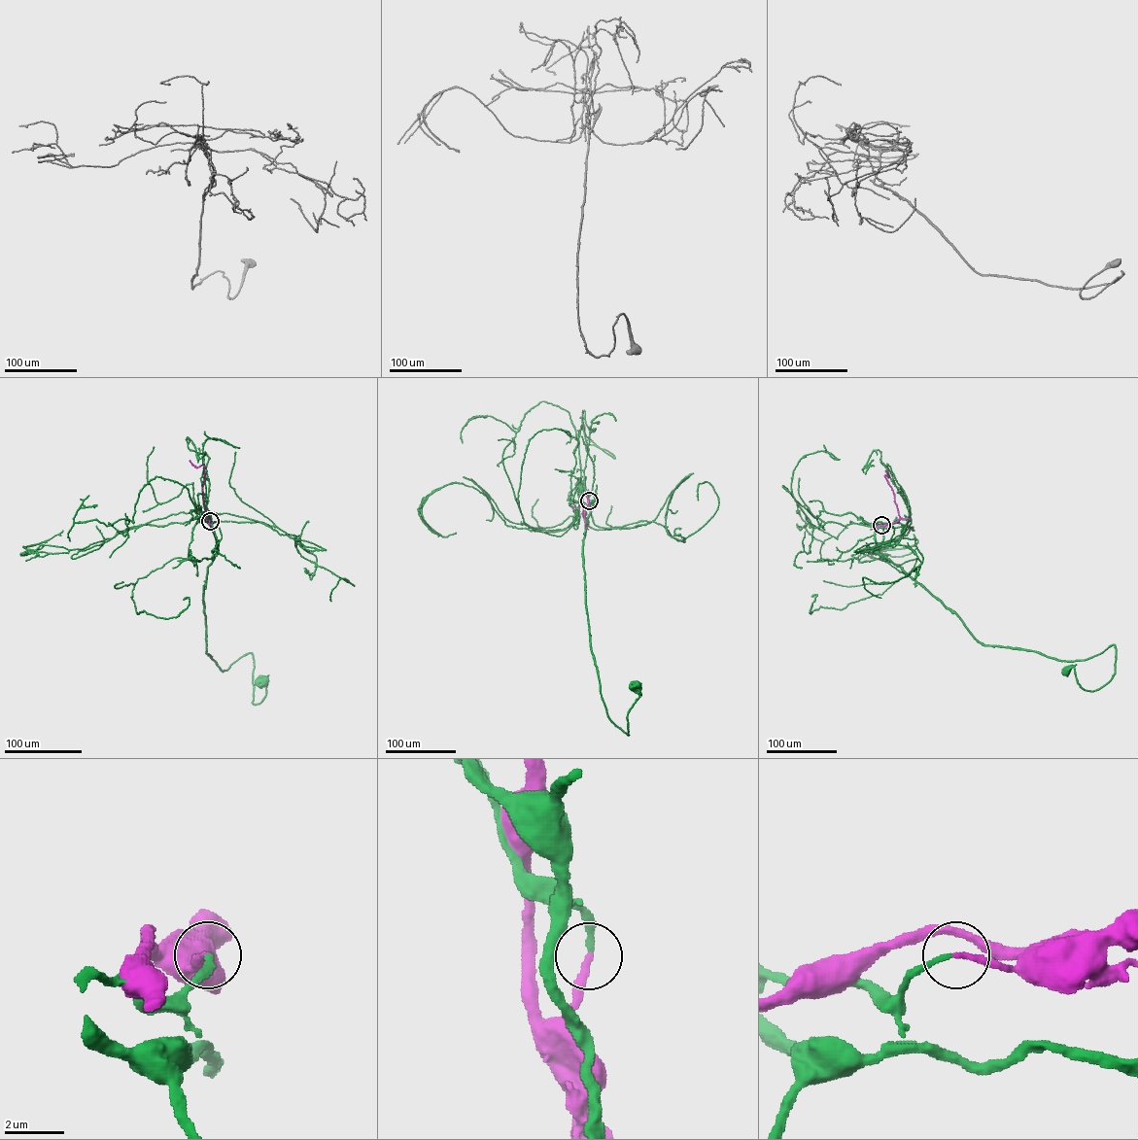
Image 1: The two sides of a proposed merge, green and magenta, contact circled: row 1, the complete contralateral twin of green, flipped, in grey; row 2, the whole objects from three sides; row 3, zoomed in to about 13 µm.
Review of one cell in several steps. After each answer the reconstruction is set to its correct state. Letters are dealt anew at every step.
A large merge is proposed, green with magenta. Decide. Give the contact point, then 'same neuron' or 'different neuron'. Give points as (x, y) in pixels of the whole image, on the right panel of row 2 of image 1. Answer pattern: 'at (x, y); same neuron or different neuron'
at (881, 525); different neuron

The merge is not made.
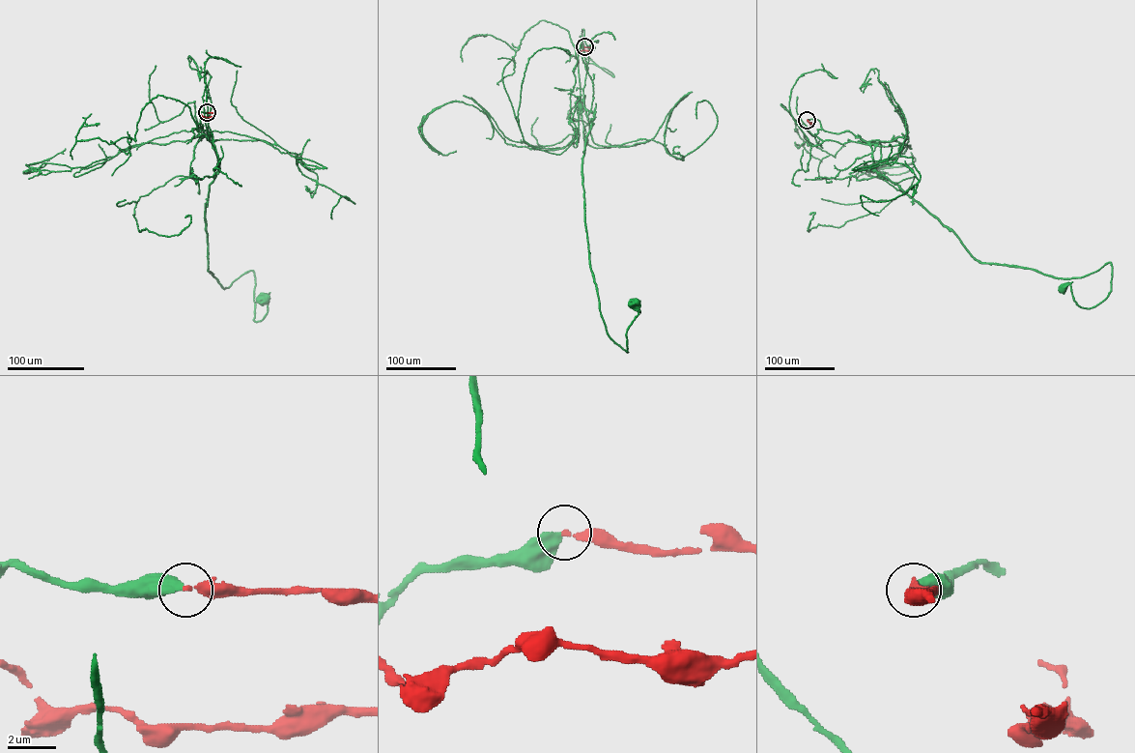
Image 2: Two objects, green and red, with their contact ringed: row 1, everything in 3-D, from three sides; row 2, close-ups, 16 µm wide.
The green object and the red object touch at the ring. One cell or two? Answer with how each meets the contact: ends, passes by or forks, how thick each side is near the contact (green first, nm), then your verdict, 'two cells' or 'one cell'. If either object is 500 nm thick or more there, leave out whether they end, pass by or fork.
500 nm thick on the green side, 220 nm on the other; one cell

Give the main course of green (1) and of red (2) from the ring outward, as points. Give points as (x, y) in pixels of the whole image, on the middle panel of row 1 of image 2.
1: (583, 46), (581, 99), (594, 113), (582, 172), (589, 258), (606, 330), (627, 352), (634, 303)
2: (584, 46), (592, 47), (579, 50)

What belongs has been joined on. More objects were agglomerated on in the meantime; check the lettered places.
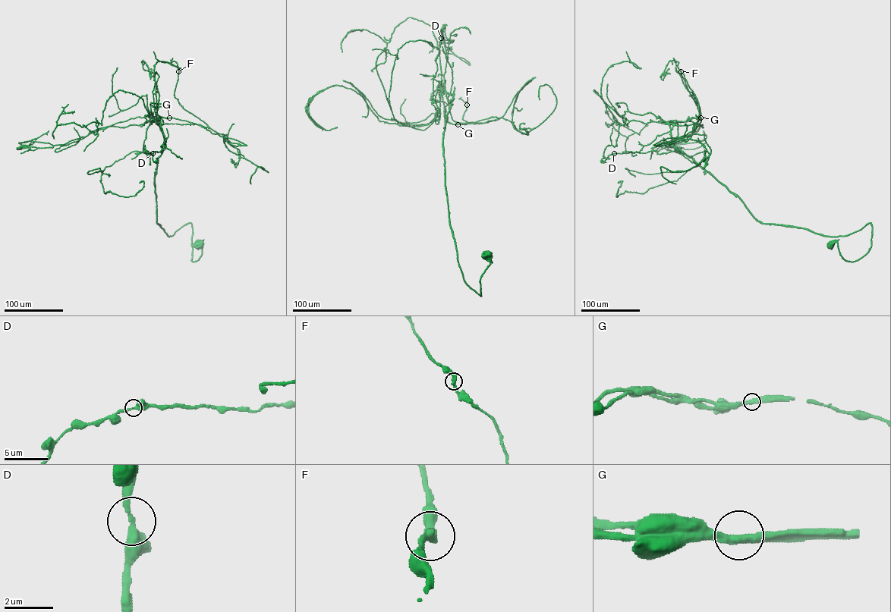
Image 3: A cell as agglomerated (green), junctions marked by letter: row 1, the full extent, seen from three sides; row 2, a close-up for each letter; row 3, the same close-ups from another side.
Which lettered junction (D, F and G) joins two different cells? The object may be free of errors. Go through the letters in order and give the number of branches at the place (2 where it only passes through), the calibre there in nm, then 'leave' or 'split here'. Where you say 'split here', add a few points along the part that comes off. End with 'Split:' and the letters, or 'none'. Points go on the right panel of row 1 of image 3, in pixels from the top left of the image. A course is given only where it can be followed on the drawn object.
D: branches 2; calibre 320 nm; leave
F: branches 2; calibre 360 nm; leave
G: branches 2; calibre 360 nm; split here; course (700, 117), (684, 121)
Split: G

